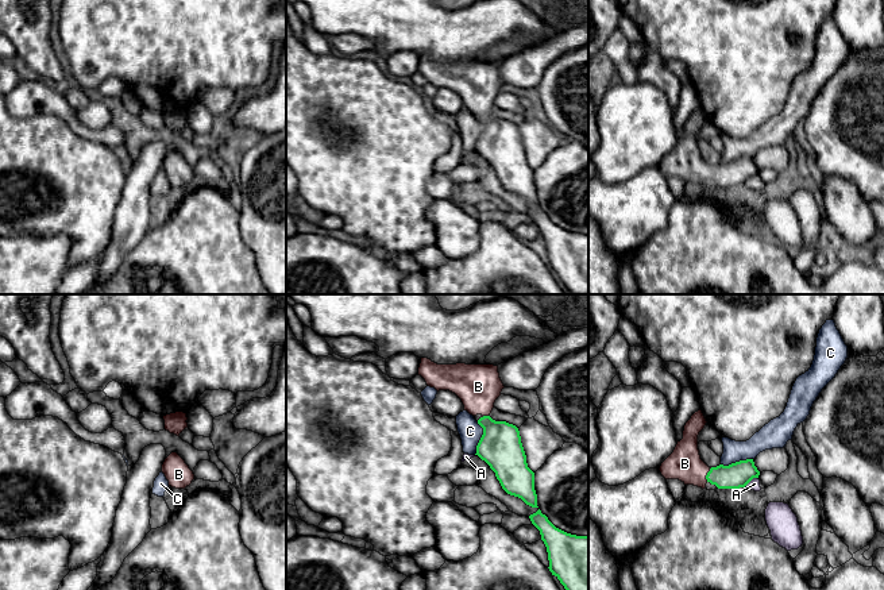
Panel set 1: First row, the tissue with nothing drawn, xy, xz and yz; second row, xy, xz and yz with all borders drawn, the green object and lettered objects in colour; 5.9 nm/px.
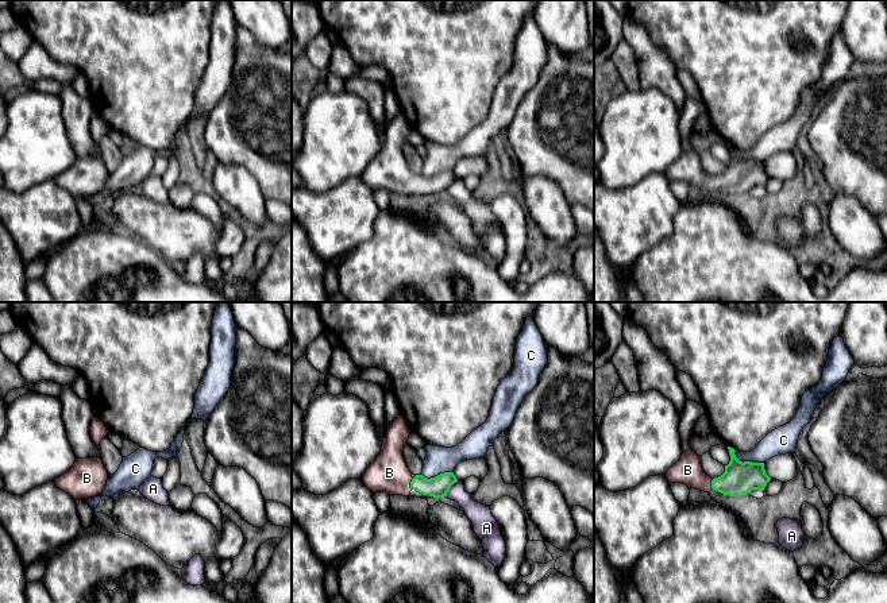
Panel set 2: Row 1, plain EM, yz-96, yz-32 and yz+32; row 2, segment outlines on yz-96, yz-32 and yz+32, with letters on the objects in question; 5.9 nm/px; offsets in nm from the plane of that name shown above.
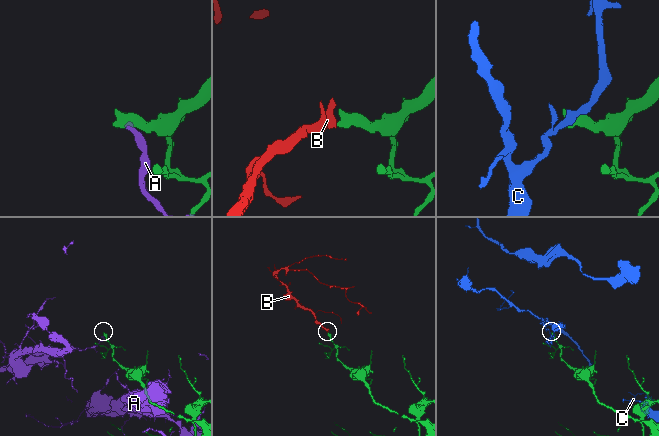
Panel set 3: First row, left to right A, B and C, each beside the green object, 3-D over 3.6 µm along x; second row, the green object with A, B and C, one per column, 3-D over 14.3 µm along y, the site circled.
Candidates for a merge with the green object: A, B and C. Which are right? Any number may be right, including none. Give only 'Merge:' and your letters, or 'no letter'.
Merge: B

